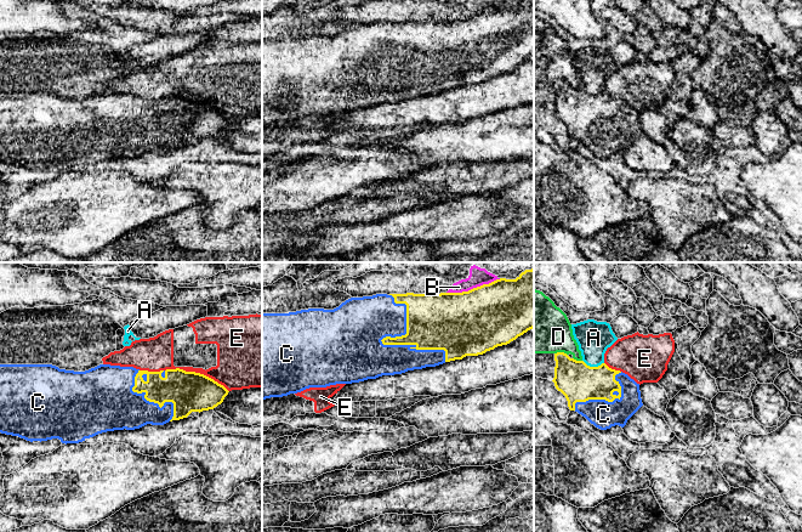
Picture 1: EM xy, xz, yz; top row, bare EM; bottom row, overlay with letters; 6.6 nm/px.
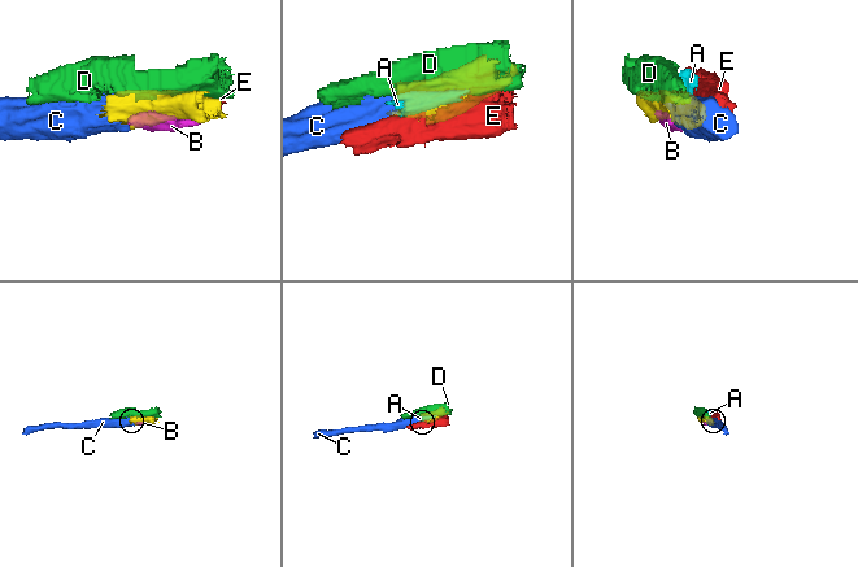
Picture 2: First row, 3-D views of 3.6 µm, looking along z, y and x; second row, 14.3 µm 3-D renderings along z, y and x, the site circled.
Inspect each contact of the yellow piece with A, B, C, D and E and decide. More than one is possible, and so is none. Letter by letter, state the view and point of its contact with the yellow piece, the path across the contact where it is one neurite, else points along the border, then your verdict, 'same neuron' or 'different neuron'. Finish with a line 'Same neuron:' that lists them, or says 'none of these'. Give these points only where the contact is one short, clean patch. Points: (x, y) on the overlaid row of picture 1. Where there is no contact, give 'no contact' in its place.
A: yz (593, 367) | different neuron
B: xz (473, 288) | different neuron
C: xz (382, 343) | same neuron
D: yz (561, 352) | different neuron
E: xy (197, 373) | different neuron
Same neuron: C

